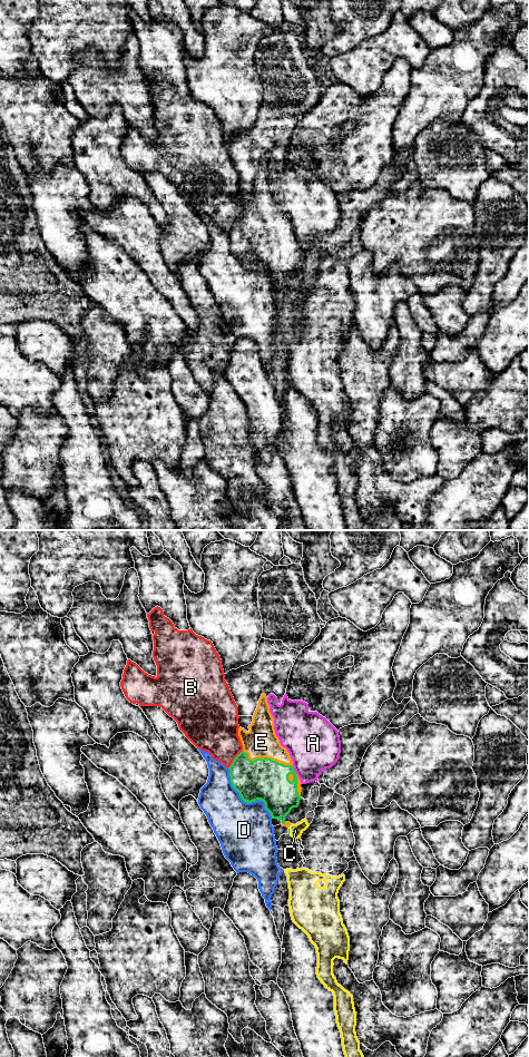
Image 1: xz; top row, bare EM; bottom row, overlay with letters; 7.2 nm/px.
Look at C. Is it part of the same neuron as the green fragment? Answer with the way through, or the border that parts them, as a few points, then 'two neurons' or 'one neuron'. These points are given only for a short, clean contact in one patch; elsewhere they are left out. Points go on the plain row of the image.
two neurons

